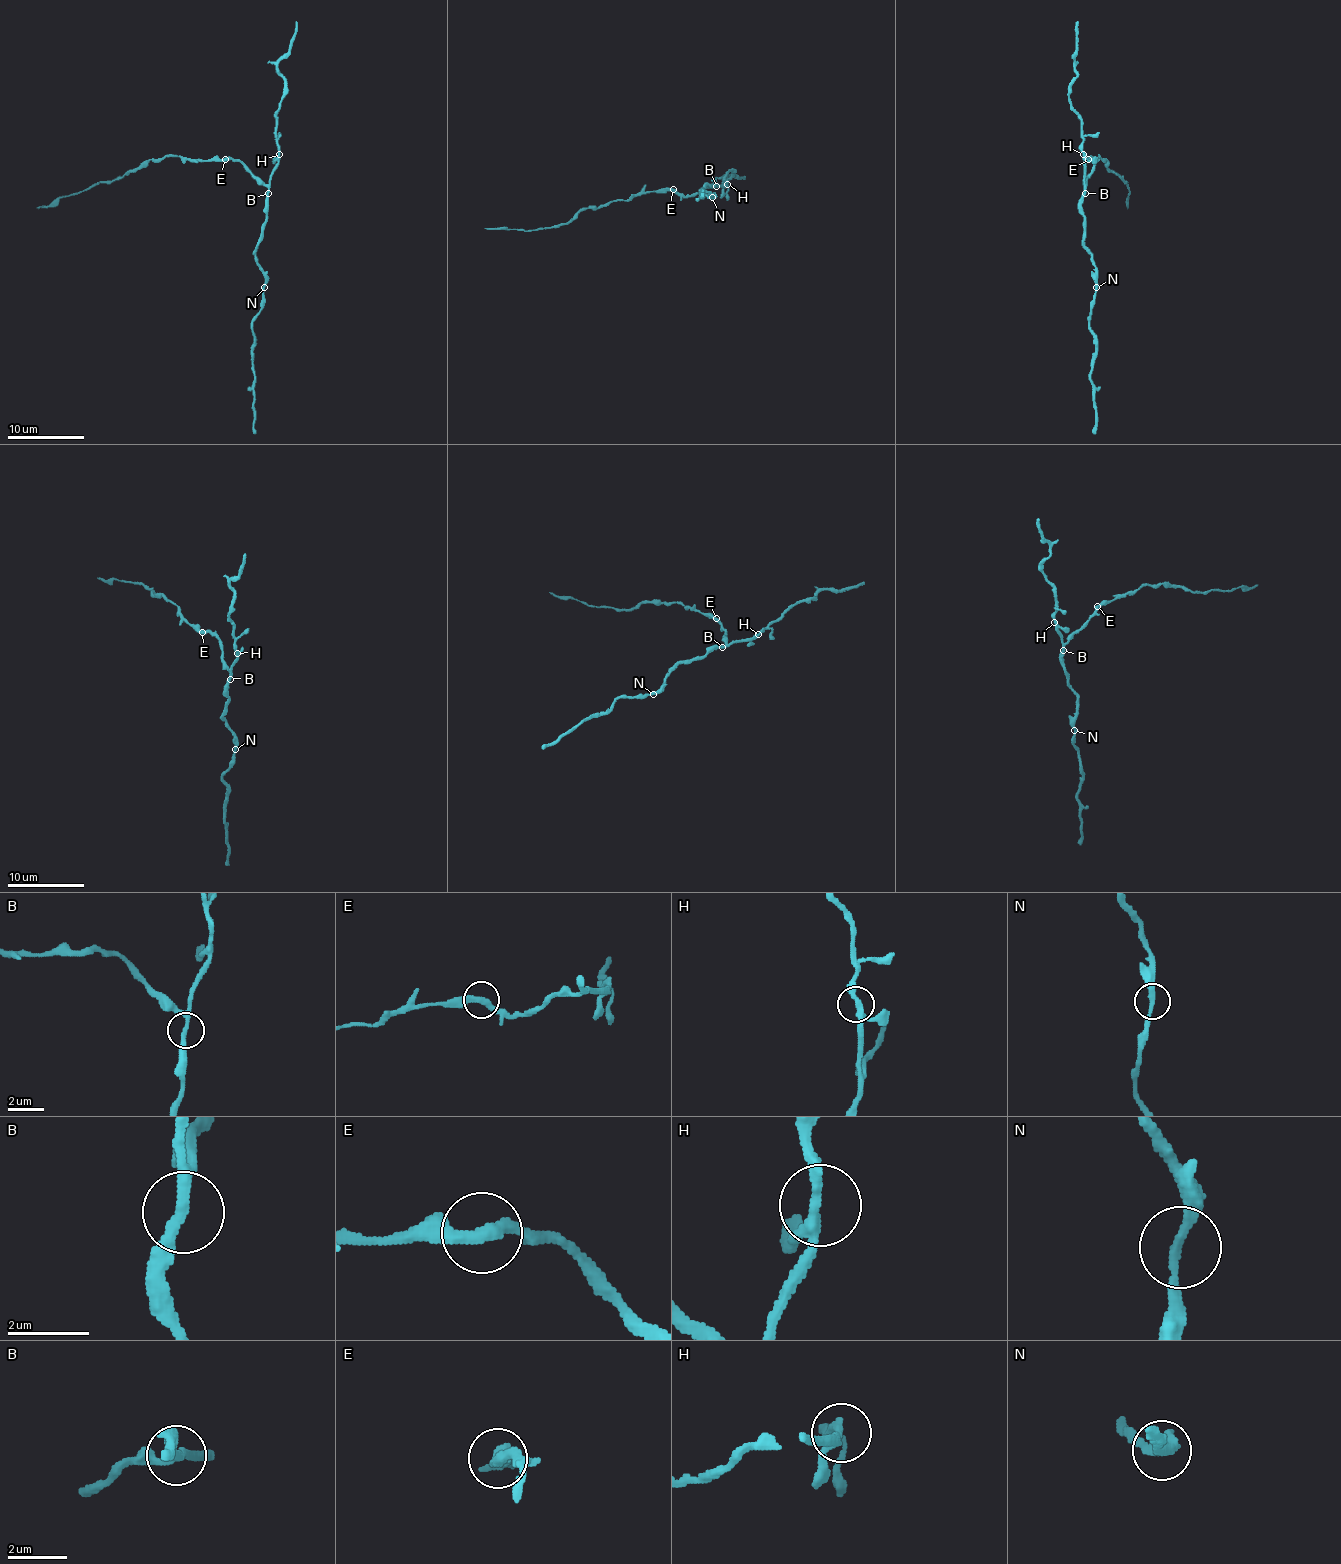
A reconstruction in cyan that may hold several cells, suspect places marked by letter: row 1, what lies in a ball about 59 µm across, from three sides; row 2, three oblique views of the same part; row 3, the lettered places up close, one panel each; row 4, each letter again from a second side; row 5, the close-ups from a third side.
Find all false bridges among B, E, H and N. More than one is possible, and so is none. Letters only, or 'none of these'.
none of these

